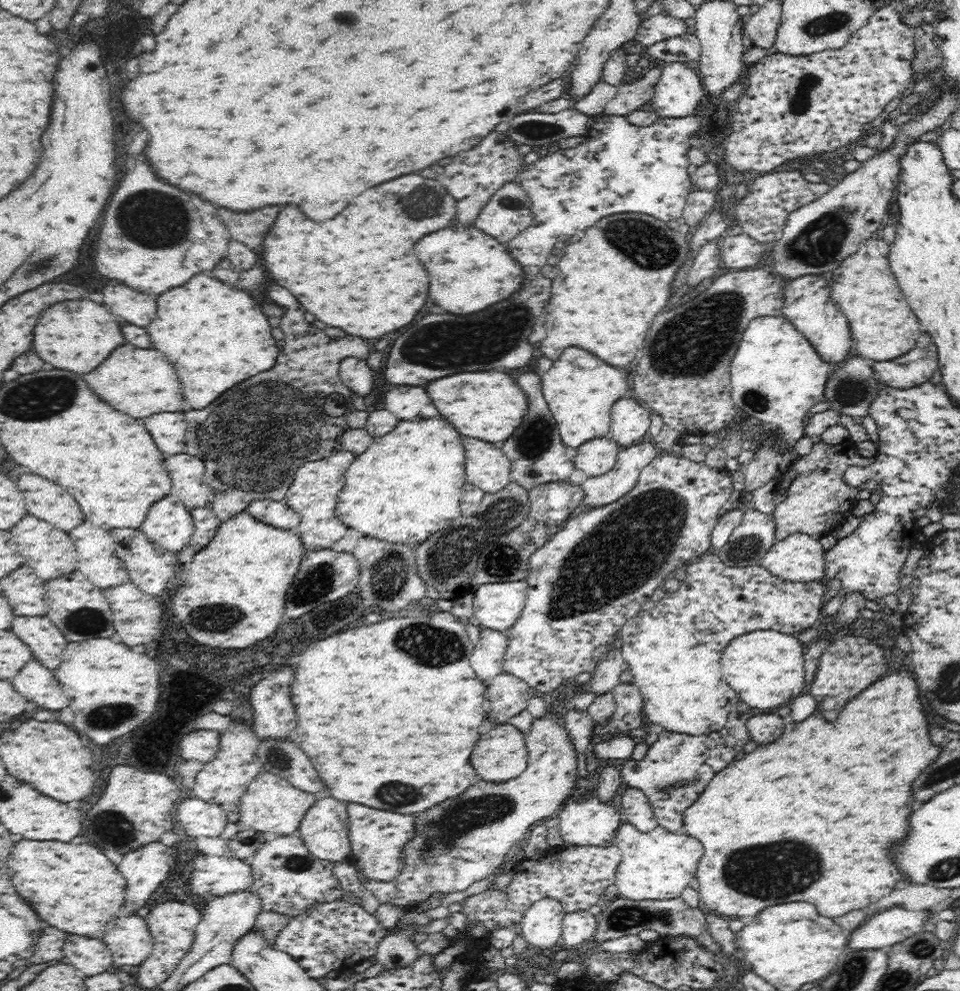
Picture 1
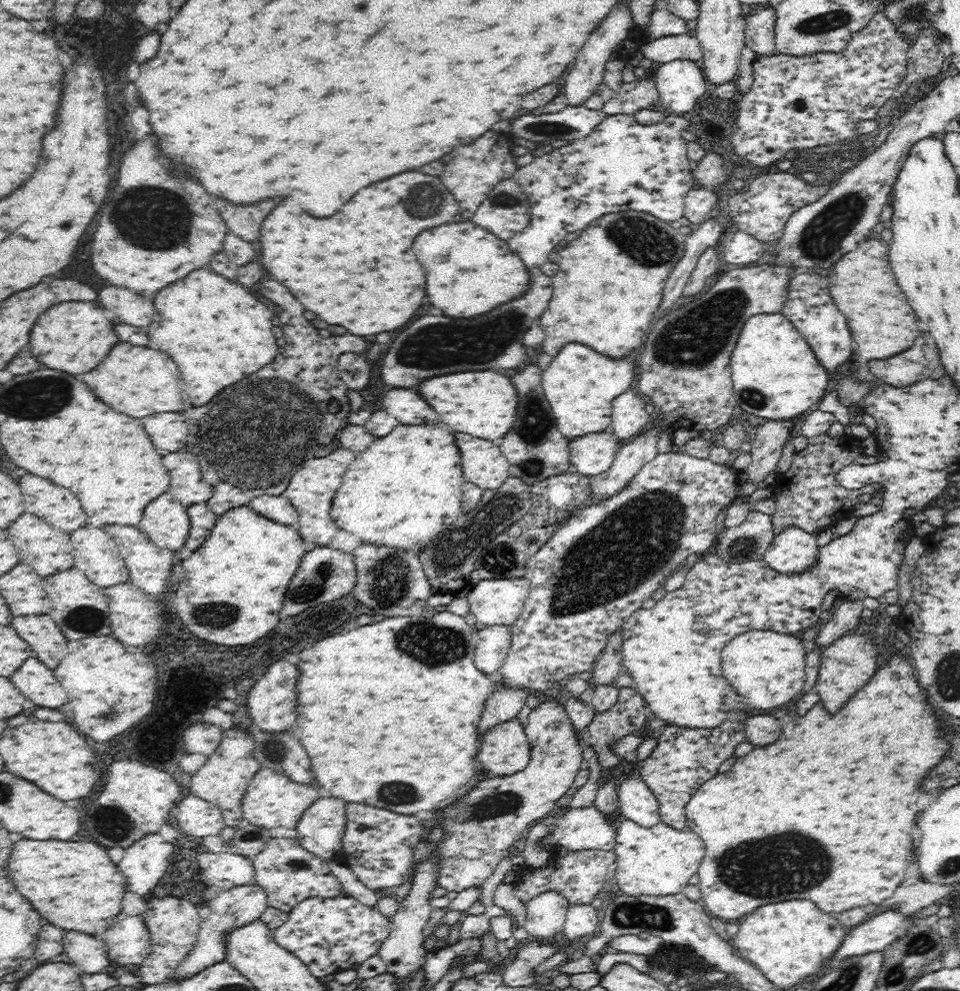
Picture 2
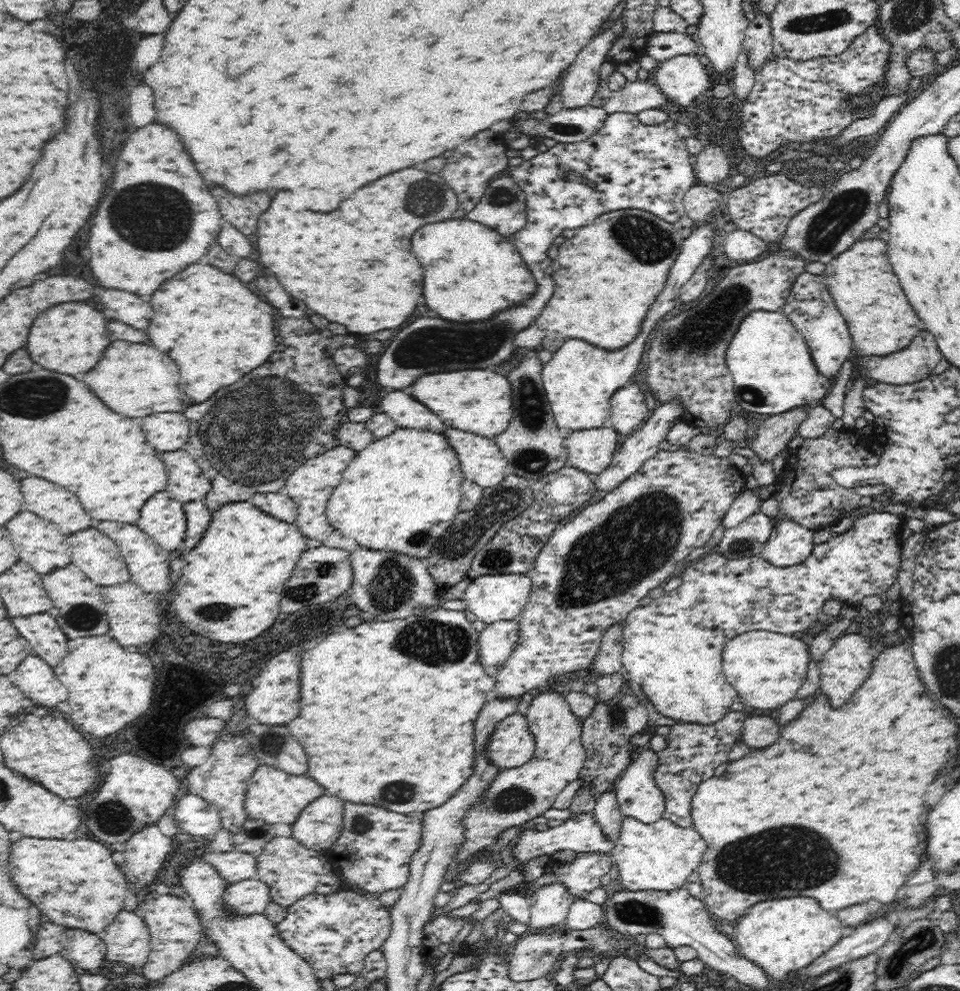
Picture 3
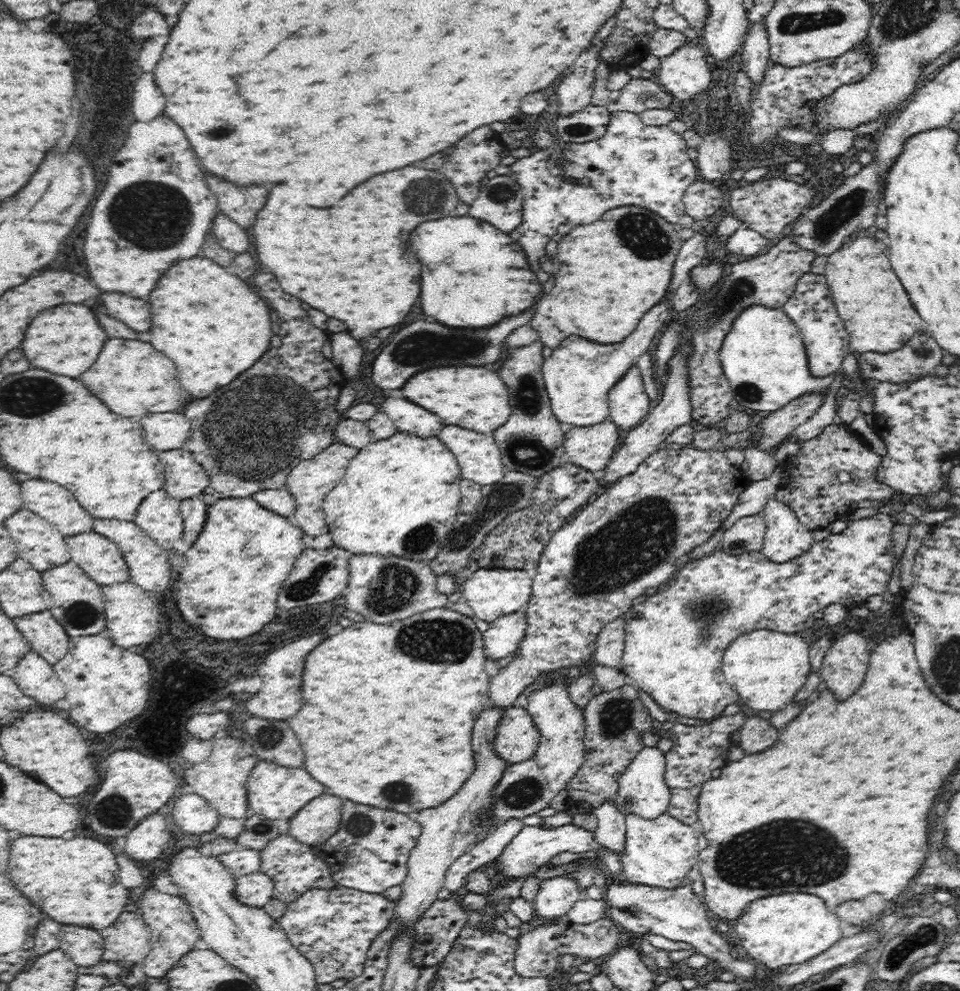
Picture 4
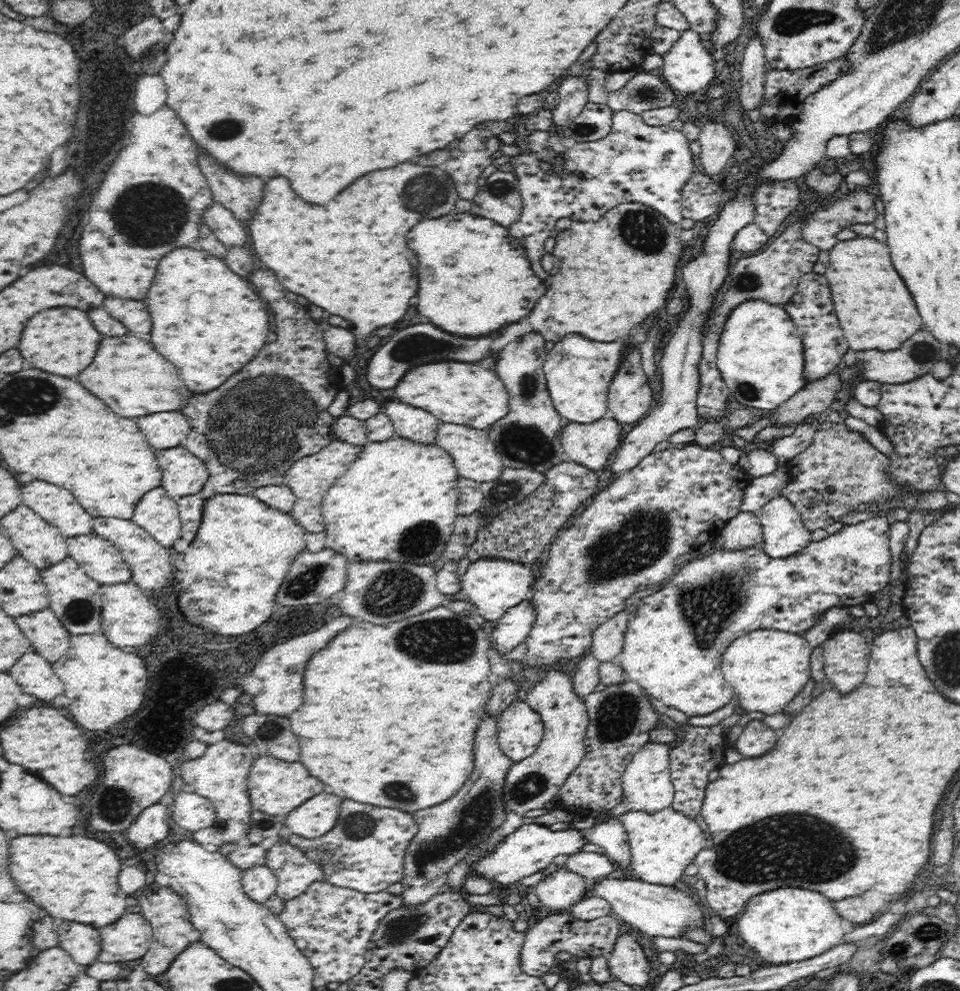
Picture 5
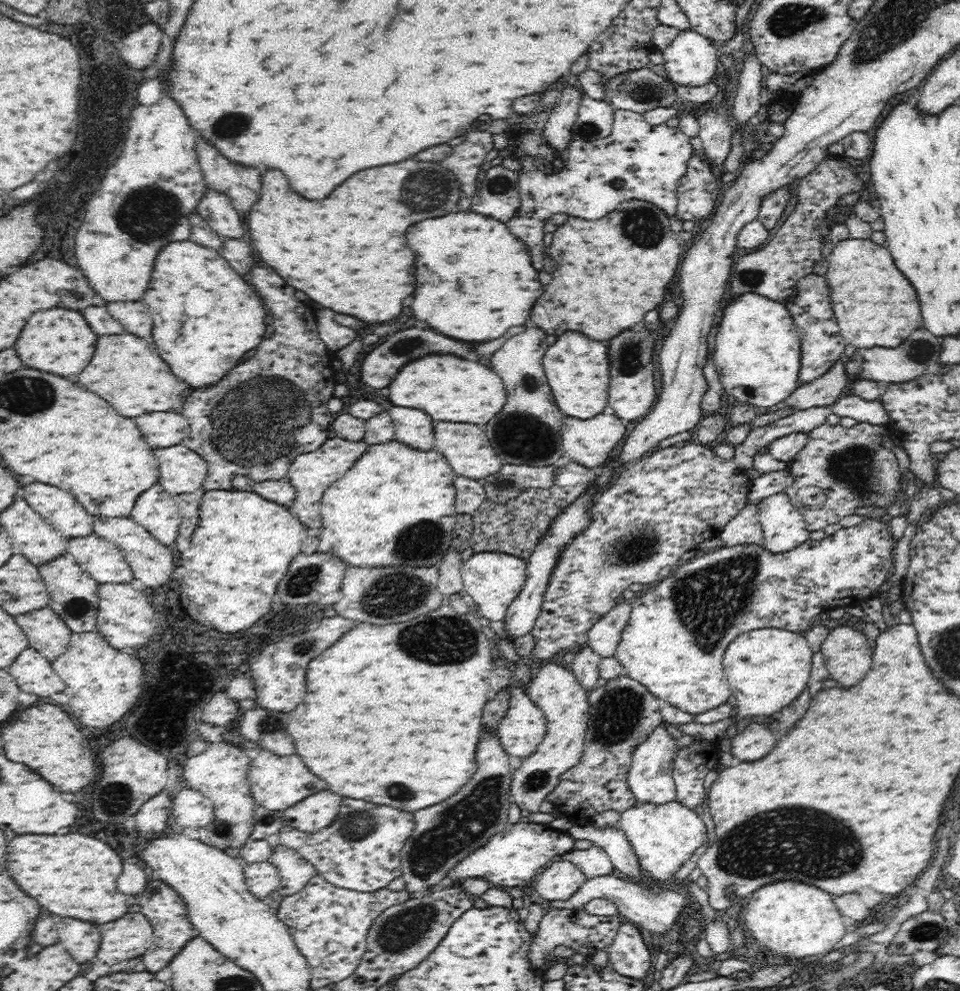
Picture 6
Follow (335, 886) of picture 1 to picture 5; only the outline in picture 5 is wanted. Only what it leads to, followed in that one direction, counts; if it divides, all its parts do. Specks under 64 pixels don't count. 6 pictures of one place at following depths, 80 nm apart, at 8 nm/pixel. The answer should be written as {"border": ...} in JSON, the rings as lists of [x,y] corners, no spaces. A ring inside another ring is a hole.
{"border":[[[279,839],[266,852],[266,867],[276,875],[275,895],[285,902],[306,892],[314,882],[326,882],[322,867],[287,839]]]}

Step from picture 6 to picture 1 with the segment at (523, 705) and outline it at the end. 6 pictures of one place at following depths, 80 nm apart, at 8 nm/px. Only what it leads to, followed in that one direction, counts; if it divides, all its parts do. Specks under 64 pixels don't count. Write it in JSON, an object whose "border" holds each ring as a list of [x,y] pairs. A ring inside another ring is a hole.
{"border":[[[510,723],[495,725],[488,734],[482,734],[482,738],[478,740],[478,744],[474,746],[472,756],[470,756],[470,762],[472,762],[477,776],[480,776],[478,780],[498,784],[520,776],[526,768],[527,760],[525,736]]]}

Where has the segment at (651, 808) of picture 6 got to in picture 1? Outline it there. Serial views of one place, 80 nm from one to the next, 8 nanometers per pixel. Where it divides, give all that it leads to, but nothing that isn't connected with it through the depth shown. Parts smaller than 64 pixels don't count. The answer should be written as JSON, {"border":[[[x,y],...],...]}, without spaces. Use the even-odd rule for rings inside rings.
{"border":[[[621,821],[613,838],[622,856],[615,872],[618,897],[642,902],[642,900],[672,900],[681,897],[696,877],[698,863],[704,856],[702,843],[685,832],[668,832],[658,825],[650,832],[640,832],[632,823]]]}

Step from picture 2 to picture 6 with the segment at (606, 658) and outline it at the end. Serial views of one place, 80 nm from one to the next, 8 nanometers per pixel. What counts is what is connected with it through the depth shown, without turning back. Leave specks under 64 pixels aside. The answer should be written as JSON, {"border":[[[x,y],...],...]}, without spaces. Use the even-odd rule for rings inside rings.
{"border":[[[631,603],[617,604],[599,621],[596,621],[588,631],[587,645],[600,658],[615,656],[622,631],[627,625],[631,613]]]}

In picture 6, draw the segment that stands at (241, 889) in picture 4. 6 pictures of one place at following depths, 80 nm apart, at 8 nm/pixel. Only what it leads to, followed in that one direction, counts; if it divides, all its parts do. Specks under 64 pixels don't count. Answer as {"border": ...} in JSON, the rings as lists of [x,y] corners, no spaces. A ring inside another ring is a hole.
{"border":[[[264,861],[254,864],[244,864],[245,884],[249,892],[258,899],[266,899],[279,888],[280,875],[271,862]]]}

